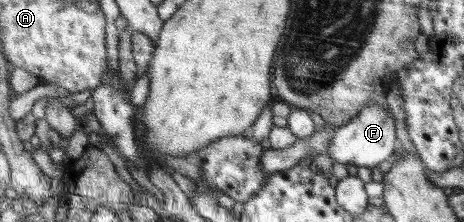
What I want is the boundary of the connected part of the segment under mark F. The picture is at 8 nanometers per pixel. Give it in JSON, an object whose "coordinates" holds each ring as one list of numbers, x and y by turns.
{"coordinates":[[371,103,359,111,357,117,339,126,327,144,327,155,332,158,332,163,343,165,356,165,357,167,373,168,389,159,398,145,395,118,388,109,383,109,379,103]]}

